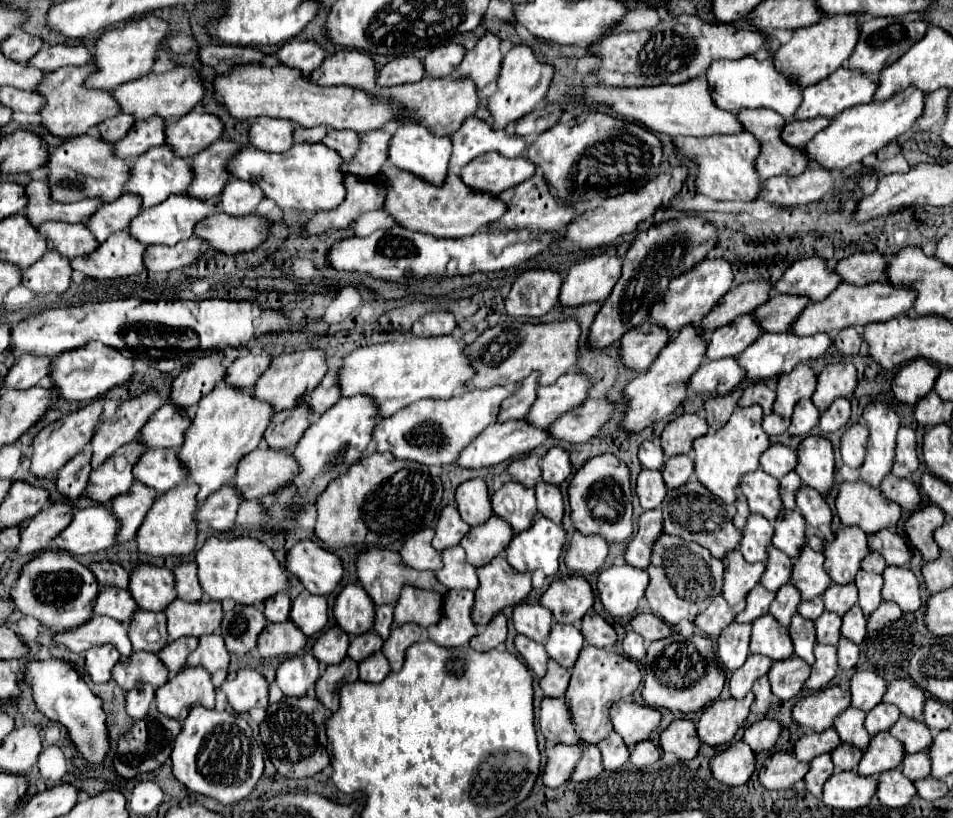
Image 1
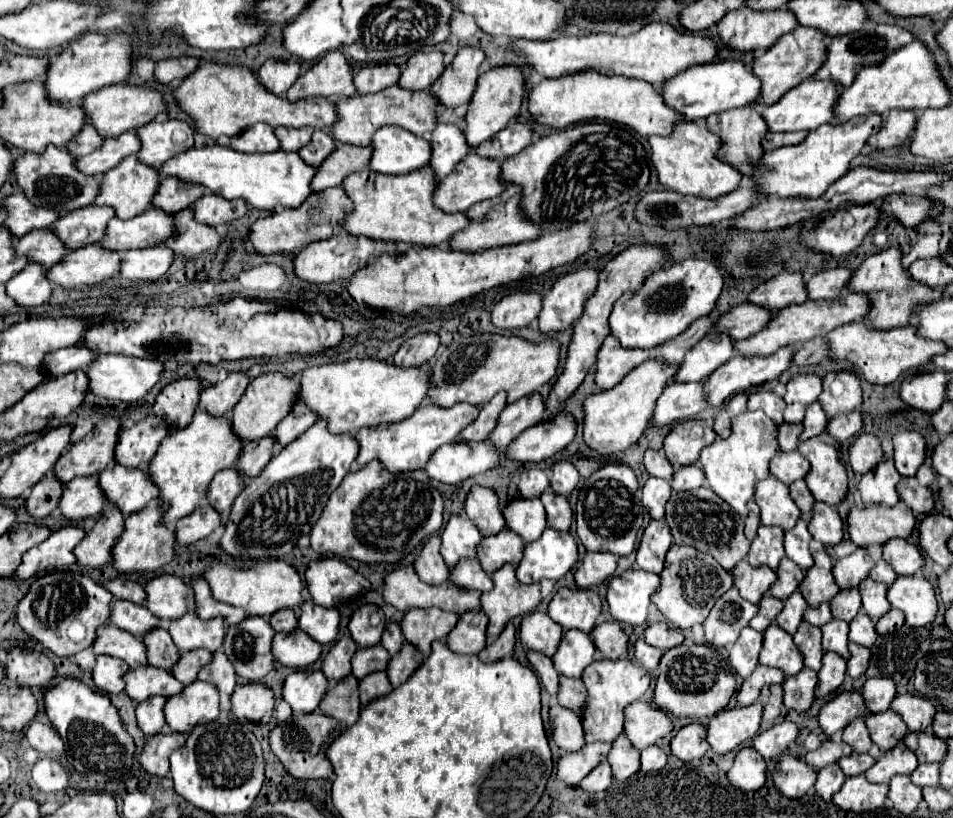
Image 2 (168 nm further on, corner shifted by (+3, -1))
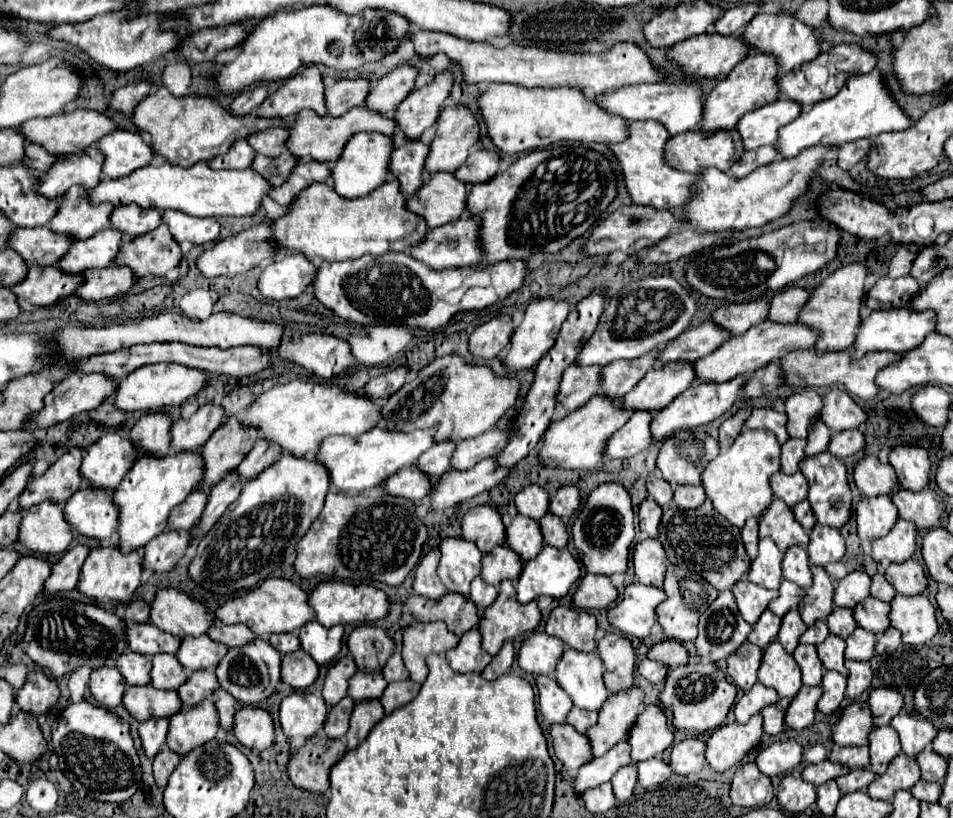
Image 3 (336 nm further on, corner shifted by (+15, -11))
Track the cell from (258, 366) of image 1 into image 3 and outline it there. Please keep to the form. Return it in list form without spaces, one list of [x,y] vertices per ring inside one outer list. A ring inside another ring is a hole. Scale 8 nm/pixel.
[[[213,402],[203,404],[191,418],[179,418],[171,428],[171,446],[175,450],[199,450],[215,428],[221,424],[225,416],[225,408]]]

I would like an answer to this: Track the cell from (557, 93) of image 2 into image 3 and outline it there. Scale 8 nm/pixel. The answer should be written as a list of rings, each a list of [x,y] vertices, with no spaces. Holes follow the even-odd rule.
[[[489,84],[479,98],[479,106],[491,140],[499,150],[509,154],[547,148],[563,140],[617,144],[629,136],[629,124],[621,116],[609,114],[593,98],[571,86],[521,88],[517,84]]]

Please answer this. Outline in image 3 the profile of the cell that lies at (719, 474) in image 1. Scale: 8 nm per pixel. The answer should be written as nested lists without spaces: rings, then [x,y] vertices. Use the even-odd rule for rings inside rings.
[[[743,428],[731,444],[731,448],[725,454],[719,454],[715,460],[711,460],[701,472],[701,482],[707,498],[713,502],[713,508],[739,528],[749,516],[759,516],[765,510],[765,504],[773,500],[769,476],[779,470],[777,456],[779,442],[771,432]]]

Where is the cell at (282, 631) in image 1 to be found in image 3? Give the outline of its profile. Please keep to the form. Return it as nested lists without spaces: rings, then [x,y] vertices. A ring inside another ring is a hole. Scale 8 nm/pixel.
[[[299,648],[297,652],[289,652],[283,656],[281,682],[291,686],[293,690],[309,688],[317,680],[317,676],[319,676],[319,666],[305,650]]]

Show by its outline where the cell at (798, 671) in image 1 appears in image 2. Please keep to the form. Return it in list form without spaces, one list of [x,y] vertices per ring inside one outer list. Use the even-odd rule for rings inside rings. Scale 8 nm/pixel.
[[[803,668],[797,676],[787,676],[783,682],[785,690],[785,706],[797,712],[805,712],[811,708],[815,700],[815,686],[817,686],[817,672]]]

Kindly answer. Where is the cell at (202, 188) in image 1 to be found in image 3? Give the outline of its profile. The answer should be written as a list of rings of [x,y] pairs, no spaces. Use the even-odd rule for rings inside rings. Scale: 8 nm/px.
[[[127,204],[127,206],[119,206],[113,212],[113,228],[133,238],[151,232],[161,222],[163,216],[161,212],[157,212],[157,208],[141,208],[137,204]]]

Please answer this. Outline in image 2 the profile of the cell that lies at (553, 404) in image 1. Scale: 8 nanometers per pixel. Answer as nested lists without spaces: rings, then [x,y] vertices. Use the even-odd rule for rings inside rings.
[[[539,392],[525,396],[513,404],[507,404],[505,410],[501,410],[497,418],[497,426],[489,434],[489,442],[497,446],[497,450],[503,450],[509,442],[513,442],[523,430],[529,426],[535,426],[543,420],[545,404],[543,396]]]

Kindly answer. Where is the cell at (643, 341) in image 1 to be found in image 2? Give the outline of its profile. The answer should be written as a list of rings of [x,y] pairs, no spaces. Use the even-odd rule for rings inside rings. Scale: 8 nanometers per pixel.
[[[607,336],[601,344],[601,352],[597,352],[595,384],[601,390],[609,390],[645,360],[649,360],[647,350],[625,350],[613,336]]]

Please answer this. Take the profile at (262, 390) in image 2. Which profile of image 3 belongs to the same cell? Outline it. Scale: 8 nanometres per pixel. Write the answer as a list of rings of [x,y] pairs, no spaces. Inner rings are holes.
[[[229,416],[225,424],[221,424],[213,436],[203,446],[201,454],[205,460],[205,484],[213,486],[225,472],[235,470],[243,458],[249,454],[259,434],[257,428],[247,428],[239,418]]]

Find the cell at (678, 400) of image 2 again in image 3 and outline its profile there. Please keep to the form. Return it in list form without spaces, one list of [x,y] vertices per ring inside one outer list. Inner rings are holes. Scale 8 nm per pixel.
[[[635,412],[631,416],[631,420],[609,438],[607,448],[605,448],[605,456],[615,460],[615,458],[629,458],[635,456],[637,452],[649,448],[649,444],[653,442],[653,434],[651,434],[651,420],[653,420],[655,412]]]

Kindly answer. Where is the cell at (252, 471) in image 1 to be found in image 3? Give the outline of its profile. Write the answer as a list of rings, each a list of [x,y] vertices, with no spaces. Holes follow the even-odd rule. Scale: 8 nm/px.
[[[197,490],[193,494],[189,494],[189,500],[185,500],[185,504],[181,504],[181,508],[177,508],[177,512],[173,512],[173,520],[169,520],[169,528],[181,528],[181,530],[191,530],[201,522],[201,514],[207,506],[207,492]]]

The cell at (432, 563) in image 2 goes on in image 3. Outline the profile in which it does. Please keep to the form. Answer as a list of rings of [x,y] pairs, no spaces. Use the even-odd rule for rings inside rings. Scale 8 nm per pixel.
[[[433,548],[429,550],[421,562],[415,568],[415,576],[413,576],[413,590],[425,598],[437,598],[437,596],[445,596],[447,588],[441,584],[439,576],[437,576],[437,560],[439,560],[439,550]]]

